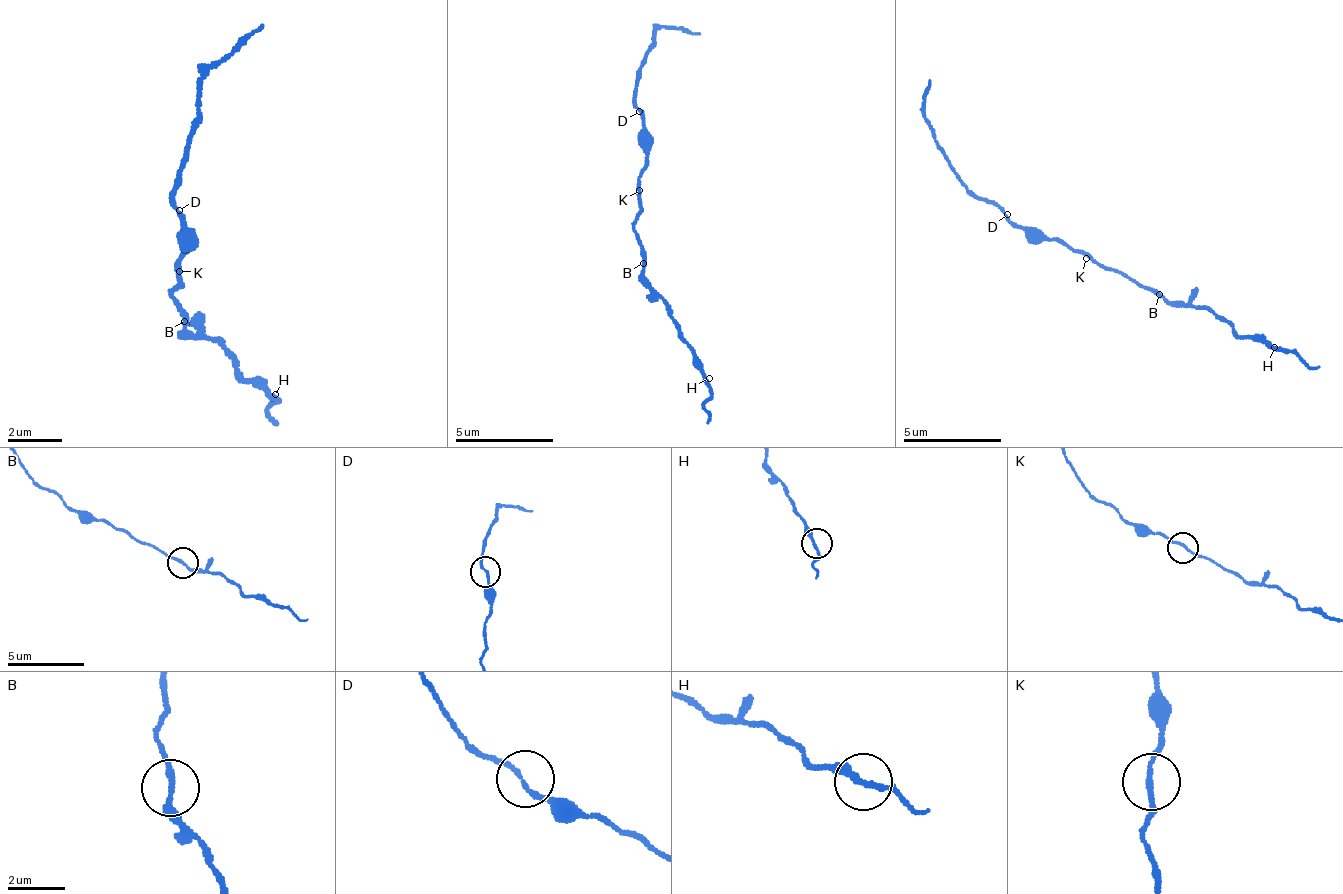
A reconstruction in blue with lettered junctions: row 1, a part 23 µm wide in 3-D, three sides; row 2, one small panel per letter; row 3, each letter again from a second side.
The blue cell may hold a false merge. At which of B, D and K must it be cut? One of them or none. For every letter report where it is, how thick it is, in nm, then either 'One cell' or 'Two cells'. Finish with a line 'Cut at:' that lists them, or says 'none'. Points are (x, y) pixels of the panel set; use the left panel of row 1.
B: Place: (184, 321). Thickness 190 nm. One cell
D: Place: (179, 210). Thickness 160 nm. One cell
K: Place: (179, 271). Thickness 160 nm. One cell
Cut at: none

